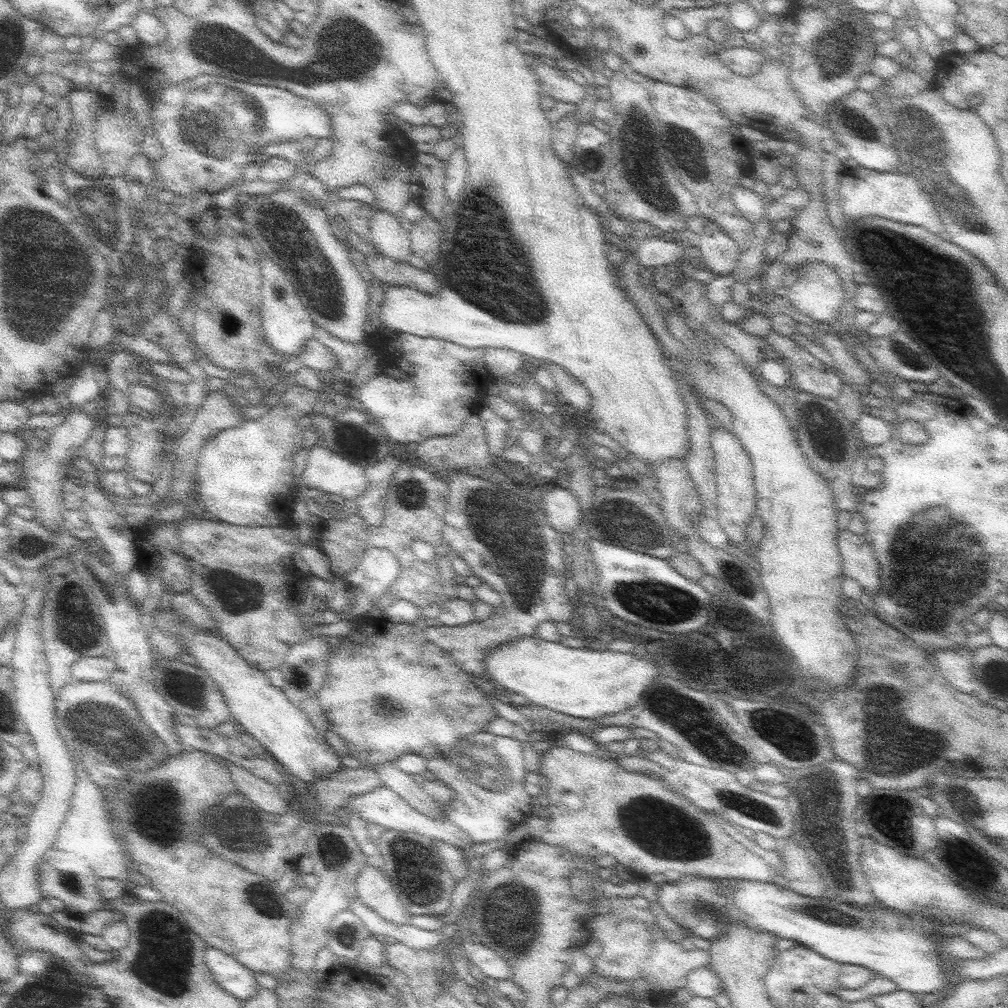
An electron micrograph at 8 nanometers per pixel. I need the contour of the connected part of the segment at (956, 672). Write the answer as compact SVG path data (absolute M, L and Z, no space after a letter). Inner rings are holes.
M977 632L975 636L969 636L965 648L959 650L947 648L933 652L935 668L945 678L945 682L963 694L975 696L975 700L983 704L991 704L993 696L989 694L987 686L981 680L977 680L973 674L973 652L989 644L993 644L989 632L981 632L981 634Z

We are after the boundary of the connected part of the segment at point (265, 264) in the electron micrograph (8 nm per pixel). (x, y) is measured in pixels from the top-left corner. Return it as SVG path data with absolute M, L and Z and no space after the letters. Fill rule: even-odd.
M261 254L261 276L263 276L263 286L261 286L261 328L263 336L267 338L269 346L273 346L277 352L283 352L285 356L299 354L305 342L313 338L315 324L303 304L299 302L299 294L295 292L295 286L287 280L287 274L283 272L277 262L273 262L269 256Z

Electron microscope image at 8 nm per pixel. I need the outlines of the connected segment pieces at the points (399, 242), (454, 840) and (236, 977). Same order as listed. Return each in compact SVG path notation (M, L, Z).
M375 210L375 216L371 218L371 248L379 256L407 264L409 256L413 254L409 226L405 226L401 218Z
M381 786L373 792L367 792L367 794L359 794L359 796L351 796L347 800L347 806L343 806L341 814L345 816L347 810L353 810L355 814L361 816L363 822L369 824L369 828L373 832L381 832L381 830L397 830L397 832L415 832L415 834L421 834L421 836L427 836L431 838L433 842L435 840L443 840L443 842L449 842L453 846L457 846L459 850L465 850L469 846L473 846L469 834L465 834L459 826L455 826L453 822L449 820L431 820L423 814L419 814L417 810L413 810L409 804L403 802L403 798L399 798L395 792L391 792L389 788Z
M207 946L205 964L211 970L215 982L219 982L219 986L225 988L229 994L233 994L237 1000L247 1002L259 992L259 986L255 982L255 972L243 966L237 958L225 954L223 950Z

